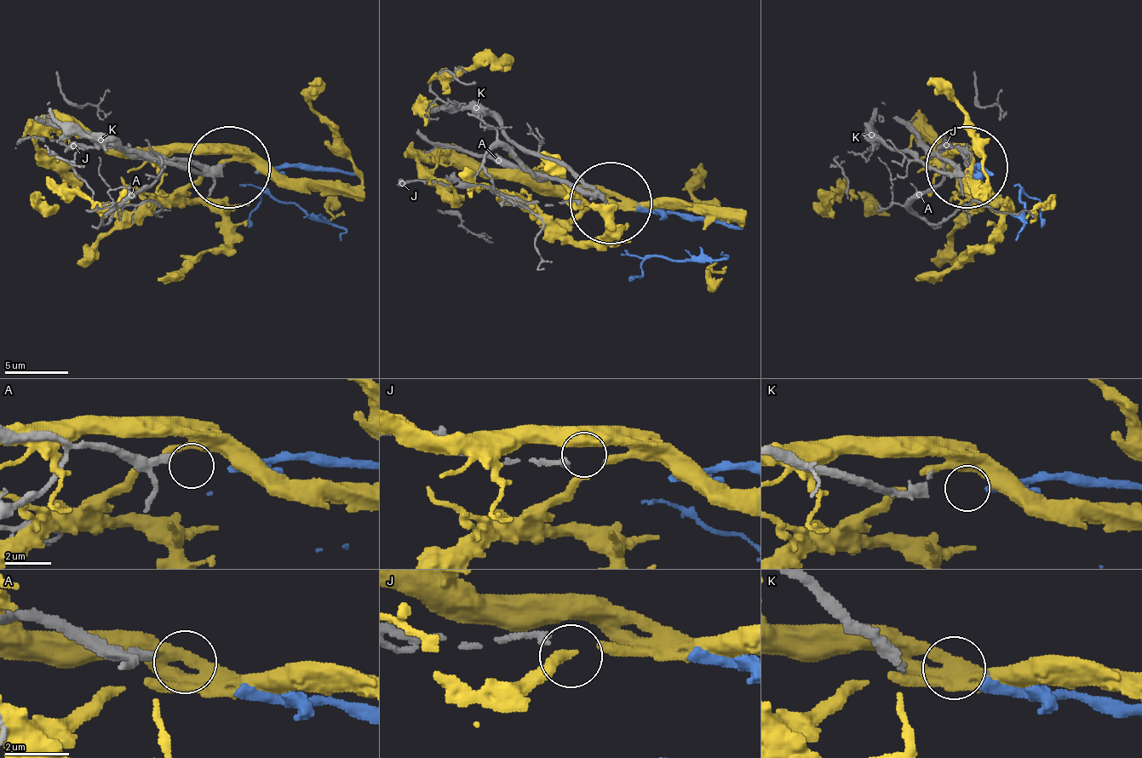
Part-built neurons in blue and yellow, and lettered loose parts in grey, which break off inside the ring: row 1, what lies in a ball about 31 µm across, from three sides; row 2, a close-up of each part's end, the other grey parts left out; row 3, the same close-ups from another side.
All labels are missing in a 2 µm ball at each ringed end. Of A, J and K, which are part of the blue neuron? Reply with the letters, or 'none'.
K

